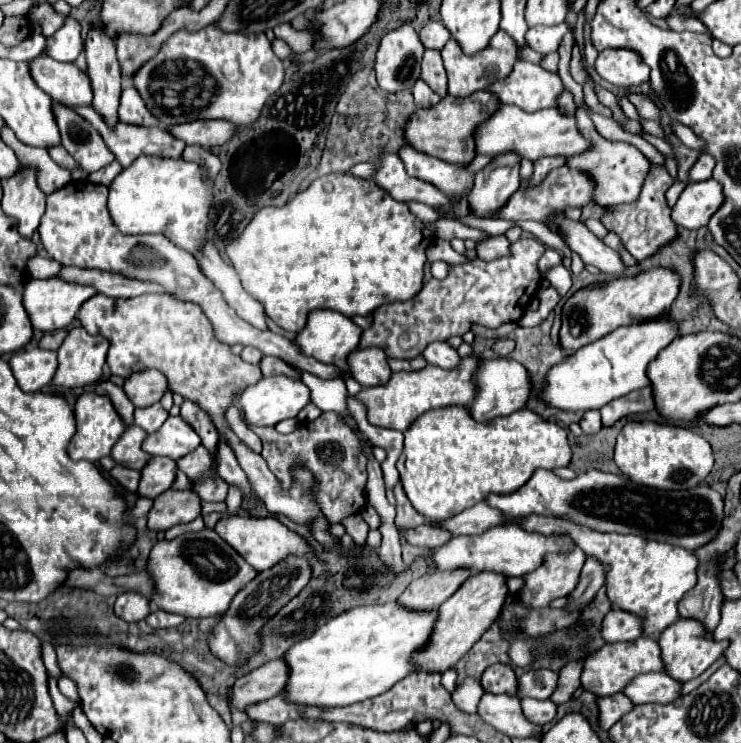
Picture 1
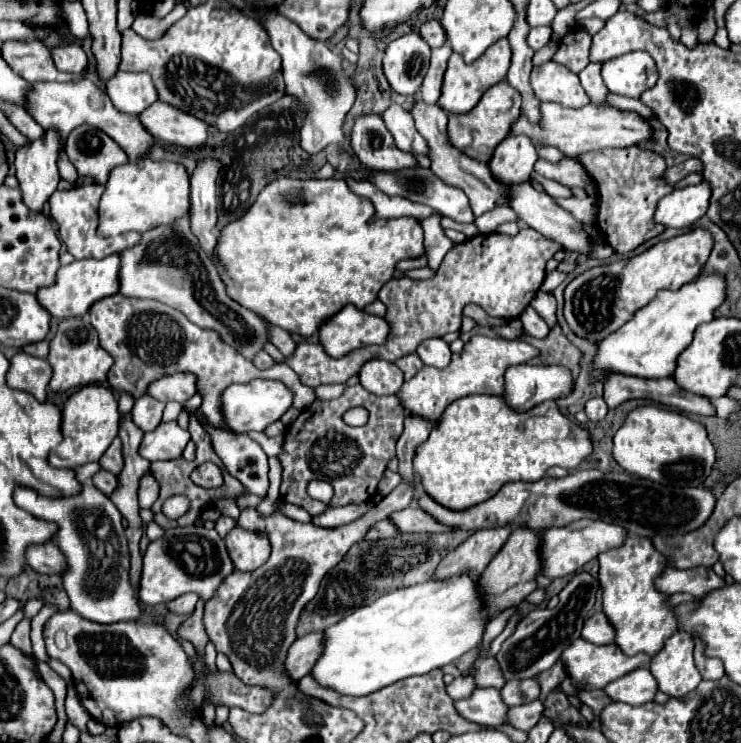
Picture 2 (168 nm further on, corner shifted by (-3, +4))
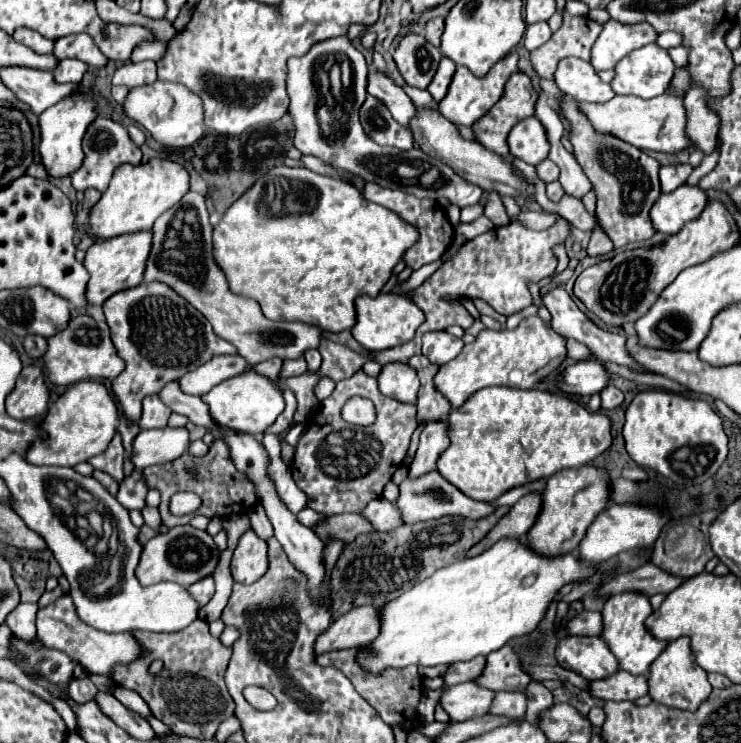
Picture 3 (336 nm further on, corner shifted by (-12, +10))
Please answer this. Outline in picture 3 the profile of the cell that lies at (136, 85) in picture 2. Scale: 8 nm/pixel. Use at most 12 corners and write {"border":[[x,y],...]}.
{"border":[[156,62],[124,64],[114,86],[138,88],[156,82]]}

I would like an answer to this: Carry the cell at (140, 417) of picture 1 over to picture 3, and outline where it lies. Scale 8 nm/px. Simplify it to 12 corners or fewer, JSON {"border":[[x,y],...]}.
{"border":[[158,394],[142,400],[140,428],[164,428],[172,410]]}

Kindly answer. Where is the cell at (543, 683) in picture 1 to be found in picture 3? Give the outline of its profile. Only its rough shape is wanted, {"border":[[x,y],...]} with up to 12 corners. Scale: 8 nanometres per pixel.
{"border":[[496,692],[492,714],[522,718],[526,692]]}

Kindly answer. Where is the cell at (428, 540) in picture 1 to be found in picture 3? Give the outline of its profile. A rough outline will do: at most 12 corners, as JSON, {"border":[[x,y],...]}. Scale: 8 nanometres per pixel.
{"border":[[340,514],[316,526],[320,538],[336,534],[350,542],[376,532],[360,514]]}

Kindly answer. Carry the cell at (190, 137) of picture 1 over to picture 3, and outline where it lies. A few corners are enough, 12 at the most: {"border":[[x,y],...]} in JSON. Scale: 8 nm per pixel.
{"border":[[156,80],[124,110],[166,148],[204,136],[200,98]]}

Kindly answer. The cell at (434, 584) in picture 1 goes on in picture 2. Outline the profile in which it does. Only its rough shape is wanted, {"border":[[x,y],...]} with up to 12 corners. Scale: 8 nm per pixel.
{"border":[[511,524],[477,530],[441,560],[433,578],[481,574]]}

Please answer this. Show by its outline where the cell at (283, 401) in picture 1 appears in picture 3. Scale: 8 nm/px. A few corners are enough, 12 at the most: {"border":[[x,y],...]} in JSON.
{"border":[[254,370],[214,386],[212,418],[262,434],[284,410],[282,390]]}

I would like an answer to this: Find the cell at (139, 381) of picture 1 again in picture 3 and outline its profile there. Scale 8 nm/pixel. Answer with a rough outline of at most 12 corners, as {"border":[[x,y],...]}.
{"border":[[214,356],[178,378],[182,392],[204,396],[244,372],[242,356]]}

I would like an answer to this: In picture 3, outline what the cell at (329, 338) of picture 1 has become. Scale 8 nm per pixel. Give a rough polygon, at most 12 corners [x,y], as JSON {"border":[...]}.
{"border":[[404,296],[356,298],[350,332],[376,352],[412,340],[424,312]]}

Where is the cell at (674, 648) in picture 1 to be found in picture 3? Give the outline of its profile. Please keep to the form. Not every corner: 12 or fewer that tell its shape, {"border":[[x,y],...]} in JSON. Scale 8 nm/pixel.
{"border":[[688,636],[650,666],[650,696],[692,710],[712,690]]}

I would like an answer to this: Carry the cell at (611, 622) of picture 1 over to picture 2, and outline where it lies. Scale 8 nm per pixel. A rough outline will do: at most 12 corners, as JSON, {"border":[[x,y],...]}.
{"border":[[597,612],[583,624],[581,638],[611,644],[615,630]]}

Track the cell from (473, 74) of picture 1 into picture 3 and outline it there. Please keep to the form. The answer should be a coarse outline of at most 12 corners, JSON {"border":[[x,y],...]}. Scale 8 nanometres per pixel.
{"border":[[510,52],[486,76],[456,68],[446,98],[444,118],[472,126],[502,96],[518,72]]}

